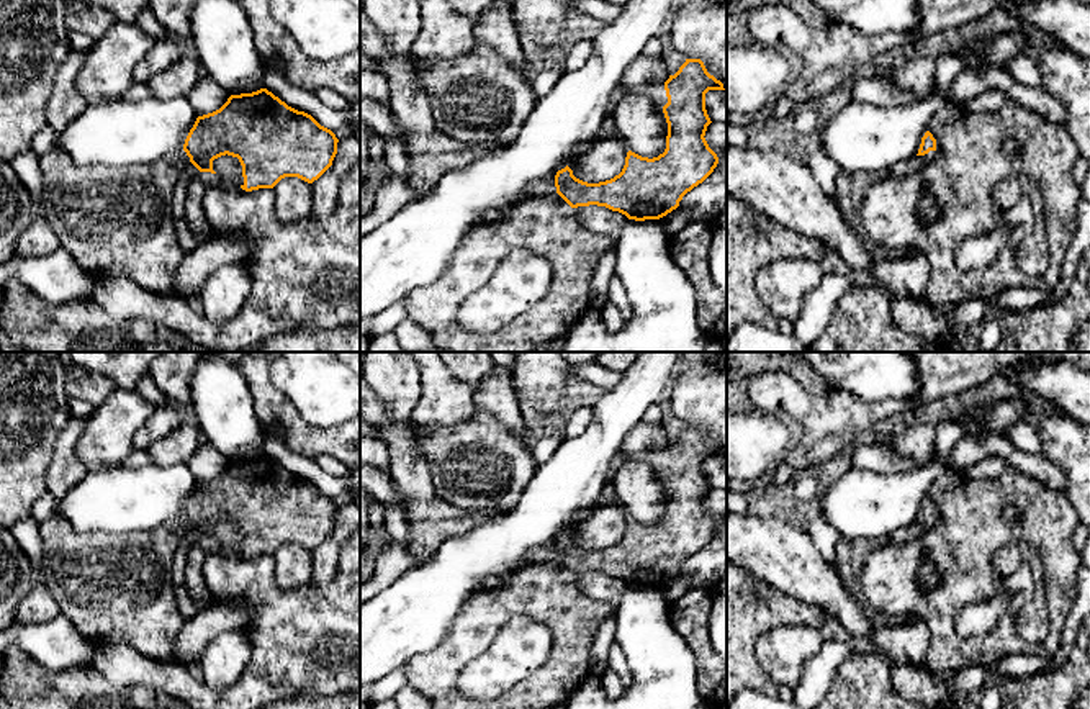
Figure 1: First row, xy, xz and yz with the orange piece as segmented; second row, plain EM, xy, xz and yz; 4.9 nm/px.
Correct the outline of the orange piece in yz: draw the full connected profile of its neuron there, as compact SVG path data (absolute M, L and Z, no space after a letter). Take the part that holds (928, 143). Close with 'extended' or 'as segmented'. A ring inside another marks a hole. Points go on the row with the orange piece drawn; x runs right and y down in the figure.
M930 131L925 133L921 138L921 144L918 149L918 154L903 162L899 164L894 170L890 172L848 172L841 170L836 174L836 206L840 208L843 218L846 223L853 228L853 231L858 234L863 247L866 252L872 257L872 260L894 260L908 254L918 252L918 249L910 247L903 251L890 251L877 244L874 239L869 237L863 218L861 218L861 206L863 206L863 198L866 195L866 190L884 180L885 177L897 177L903 178L908 175L913 175L921 170L921 167L928 162L933 160L936 151L936 139Z; extended

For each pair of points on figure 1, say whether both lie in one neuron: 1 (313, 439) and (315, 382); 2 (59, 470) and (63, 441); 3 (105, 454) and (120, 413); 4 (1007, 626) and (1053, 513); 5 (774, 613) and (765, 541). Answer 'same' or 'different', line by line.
1: different
2: same
3: same
4: same
5: different

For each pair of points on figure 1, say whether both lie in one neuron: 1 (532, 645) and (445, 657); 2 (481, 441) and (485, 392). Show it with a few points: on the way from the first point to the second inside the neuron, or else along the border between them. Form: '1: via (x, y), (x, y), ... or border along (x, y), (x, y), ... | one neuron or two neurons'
1: border along (508, 623), (495, 641), (462, 670), (457, 680) | two neurons
2: border along (477, 406), (490, 411), (513, 434) | two neurons

